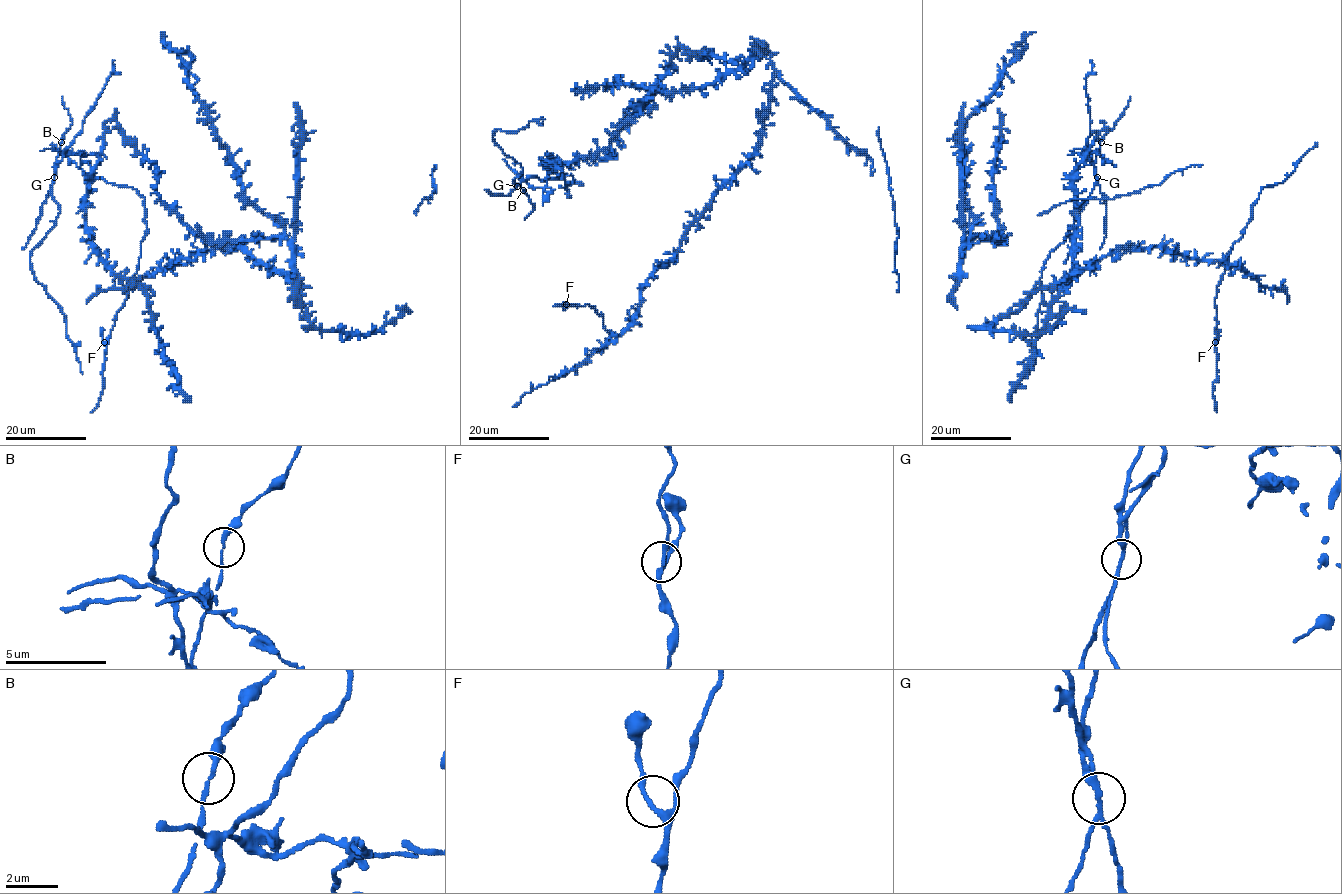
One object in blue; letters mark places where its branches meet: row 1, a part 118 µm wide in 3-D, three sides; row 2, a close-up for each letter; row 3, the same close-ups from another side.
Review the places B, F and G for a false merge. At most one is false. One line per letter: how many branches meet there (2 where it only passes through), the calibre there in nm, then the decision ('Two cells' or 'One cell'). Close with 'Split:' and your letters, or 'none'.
B: Branches: 2. Thickness 160 nm. One cell
F: Branches: 3. Thickness 180 nm. One cell
G: Branches: 3. Thickness 170 nm. Two cells
Split: G

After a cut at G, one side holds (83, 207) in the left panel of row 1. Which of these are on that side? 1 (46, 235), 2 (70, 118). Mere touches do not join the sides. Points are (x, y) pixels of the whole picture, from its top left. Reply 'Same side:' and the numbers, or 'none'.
Same side: 1, 2

